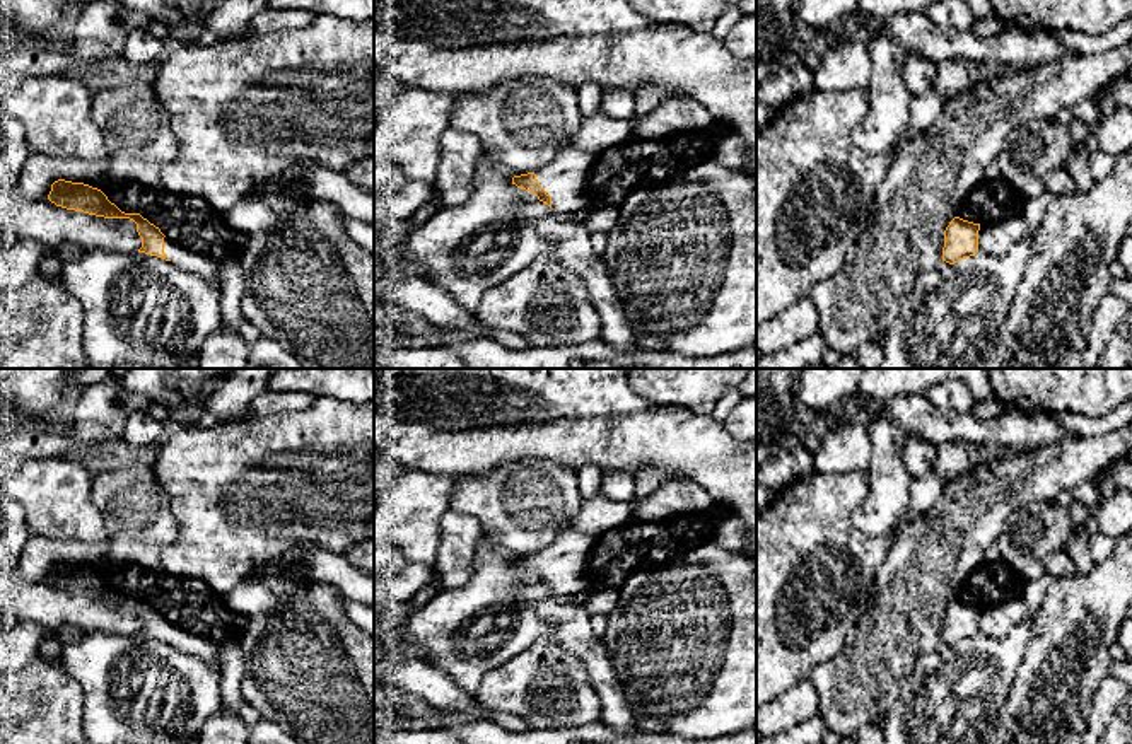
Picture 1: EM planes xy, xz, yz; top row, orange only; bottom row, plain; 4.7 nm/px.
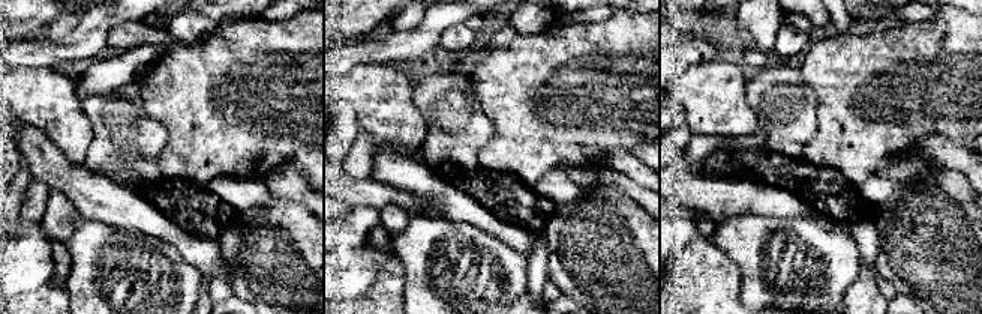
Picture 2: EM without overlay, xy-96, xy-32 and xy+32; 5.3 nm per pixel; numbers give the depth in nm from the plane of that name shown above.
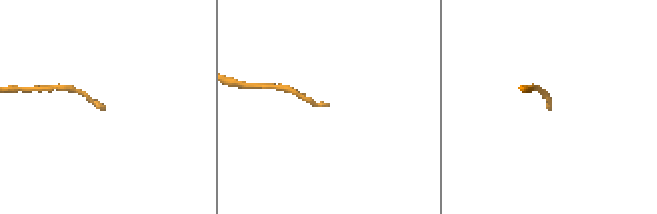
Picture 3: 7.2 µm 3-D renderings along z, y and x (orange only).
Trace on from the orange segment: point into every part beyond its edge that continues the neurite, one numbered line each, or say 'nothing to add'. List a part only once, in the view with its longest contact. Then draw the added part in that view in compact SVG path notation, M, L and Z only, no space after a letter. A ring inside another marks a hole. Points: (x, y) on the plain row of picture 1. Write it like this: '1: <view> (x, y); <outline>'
1: xz (566, 562); M570 527L551 546L534 555L540 568L551 578L551 590L560 602L594 592L589 558L601 539L603 534L584 534Z

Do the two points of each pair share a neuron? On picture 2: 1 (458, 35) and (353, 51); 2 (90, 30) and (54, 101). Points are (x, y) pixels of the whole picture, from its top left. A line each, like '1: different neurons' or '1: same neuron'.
1: different neurons
2: different neurons

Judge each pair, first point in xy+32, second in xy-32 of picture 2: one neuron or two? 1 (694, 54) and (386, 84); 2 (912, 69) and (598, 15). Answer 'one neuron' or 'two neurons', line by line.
1: two neurons
2: two neurons

